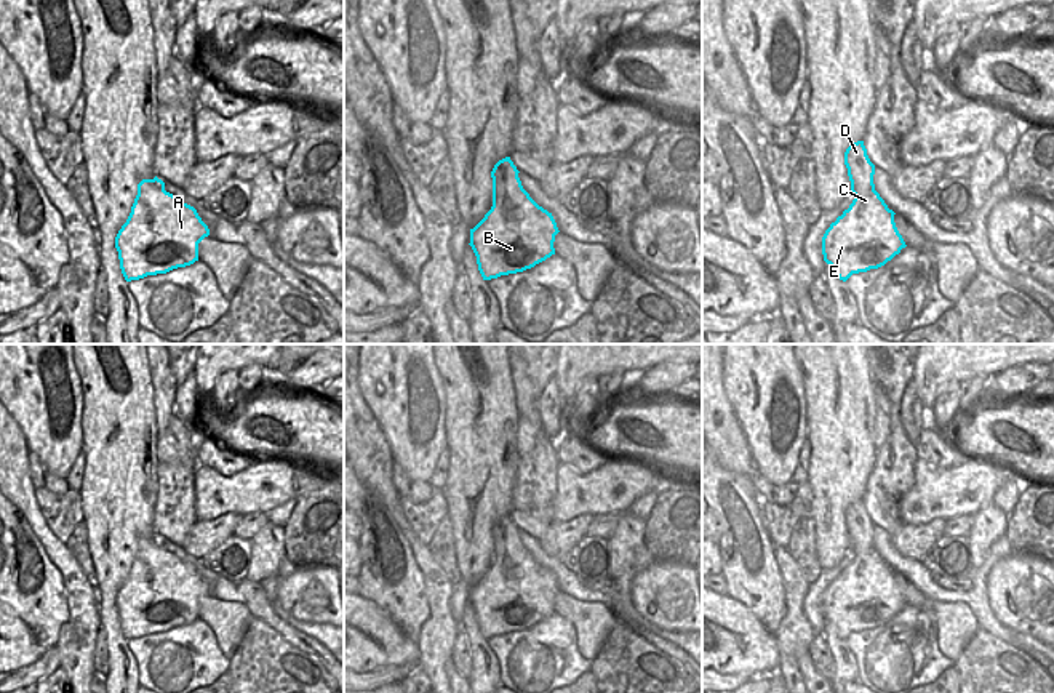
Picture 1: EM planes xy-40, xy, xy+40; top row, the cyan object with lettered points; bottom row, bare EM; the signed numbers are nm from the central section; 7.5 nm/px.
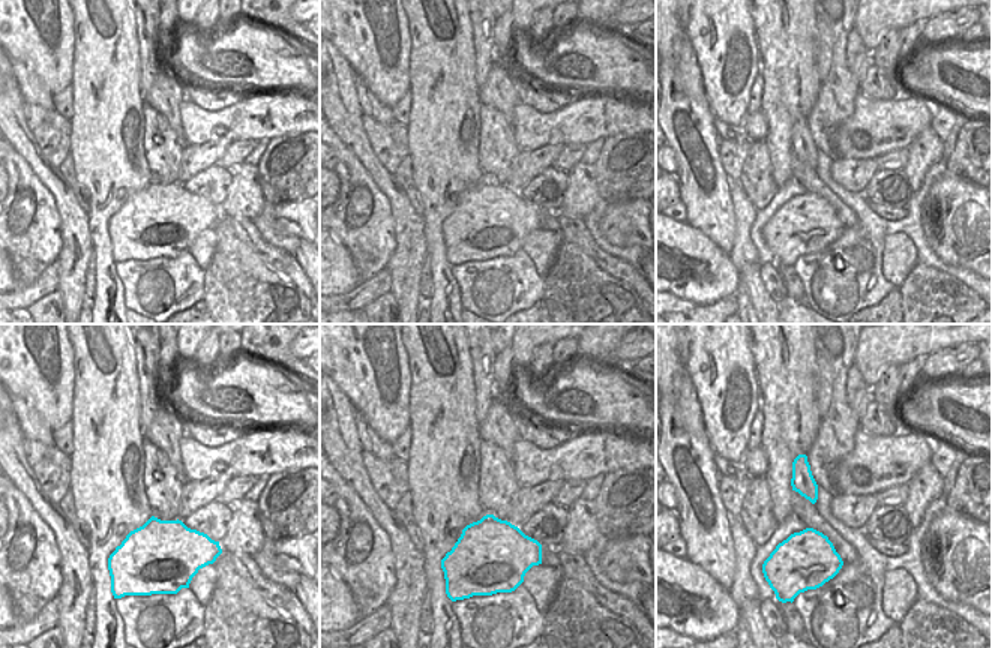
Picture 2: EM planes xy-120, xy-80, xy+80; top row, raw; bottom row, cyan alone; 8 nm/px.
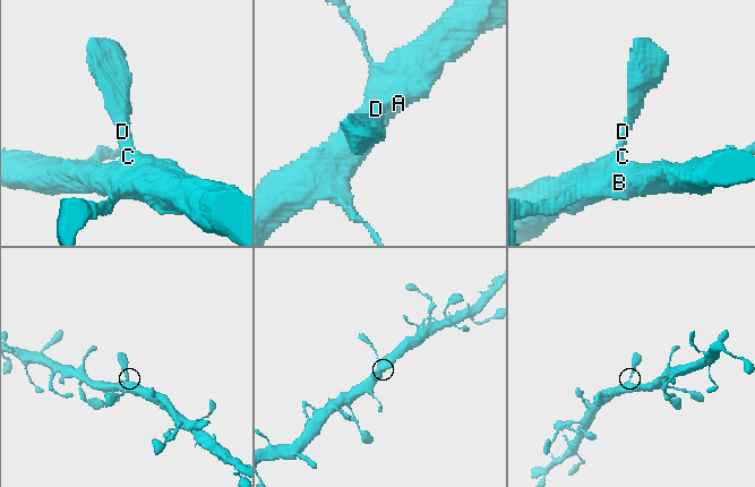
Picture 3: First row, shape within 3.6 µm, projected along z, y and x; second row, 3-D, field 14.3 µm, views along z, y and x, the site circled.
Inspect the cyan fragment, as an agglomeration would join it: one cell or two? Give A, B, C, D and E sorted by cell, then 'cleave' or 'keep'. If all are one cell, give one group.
A B C D E | keep

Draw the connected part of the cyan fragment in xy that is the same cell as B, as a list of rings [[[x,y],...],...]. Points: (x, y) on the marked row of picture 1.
[[[510,157],[494,165],[493,206],[470,229],[483,280],[523,272],[555,254],[557,222],[523,189],[518,173]]]

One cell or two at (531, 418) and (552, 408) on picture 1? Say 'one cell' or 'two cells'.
two cells

